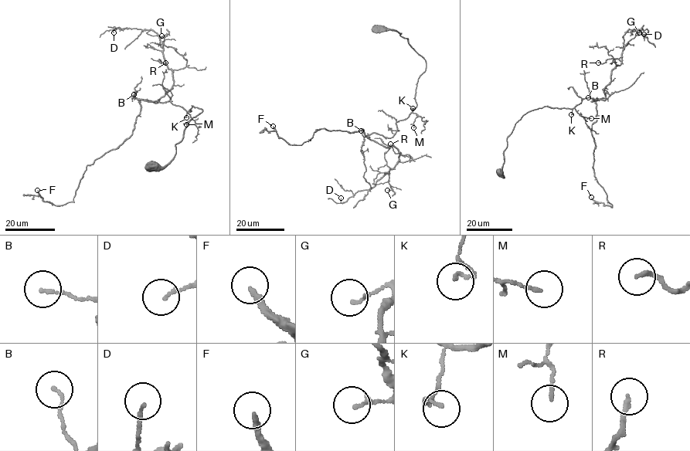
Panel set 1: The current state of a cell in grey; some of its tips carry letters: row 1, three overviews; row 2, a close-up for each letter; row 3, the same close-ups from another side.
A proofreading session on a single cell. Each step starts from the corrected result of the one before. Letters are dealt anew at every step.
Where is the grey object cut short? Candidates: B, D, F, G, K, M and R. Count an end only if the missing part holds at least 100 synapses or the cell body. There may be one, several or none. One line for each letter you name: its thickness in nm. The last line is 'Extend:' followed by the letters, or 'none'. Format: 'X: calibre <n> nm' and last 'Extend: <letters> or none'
F: calibre 200 nm
Extend: F

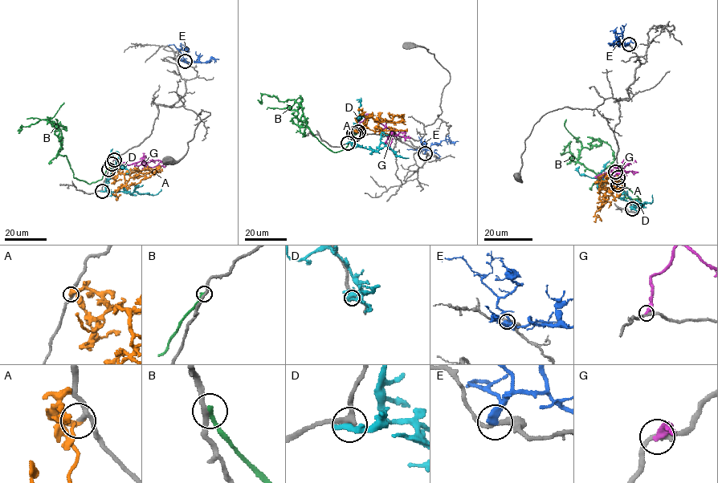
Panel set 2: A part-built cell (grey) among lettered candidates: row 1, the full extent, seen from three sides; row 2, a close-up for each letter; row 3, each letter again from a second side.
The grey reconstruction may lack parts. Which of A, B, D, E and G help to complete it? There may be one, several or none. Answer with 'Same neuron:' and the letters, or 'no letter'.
Same neuron: A

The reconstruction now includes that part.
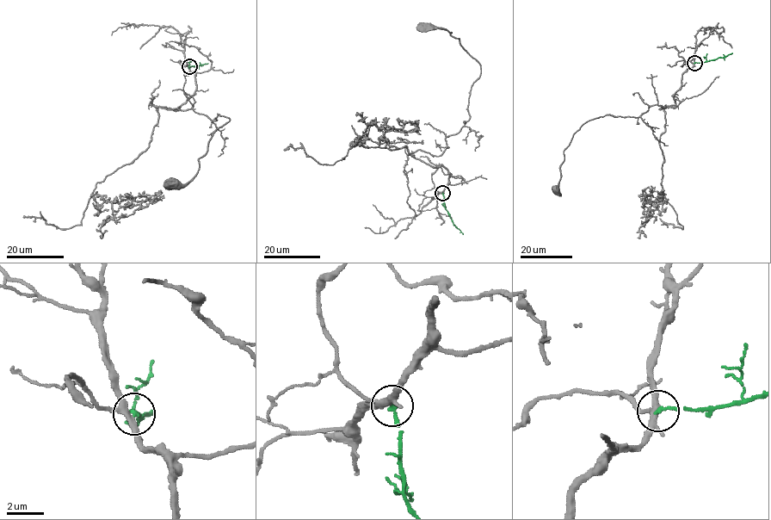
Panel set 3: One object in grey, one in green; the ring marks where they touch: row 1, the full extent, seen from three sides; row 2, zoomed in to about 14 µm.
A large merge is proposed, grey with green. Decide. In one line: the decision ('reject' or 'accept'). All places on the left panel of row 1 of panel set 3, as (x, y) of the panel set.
reject

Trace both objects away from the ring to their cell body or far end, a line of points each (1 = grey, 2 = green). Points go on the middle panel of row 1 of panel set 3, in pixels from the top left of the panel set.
1: (442, 193), (449, 172), (411, 154), (440, 156), (446, 139), (469, 119), (480, 65), (451, 32), (426, 27)
2: (442, 193), (445, 207), (453, 224), (463, 234)

